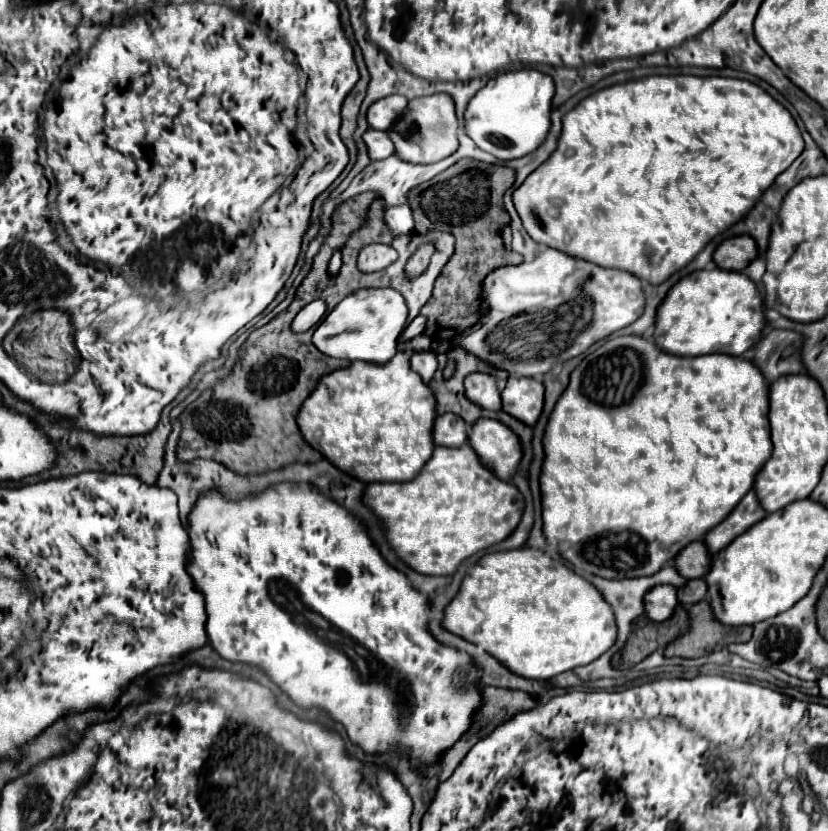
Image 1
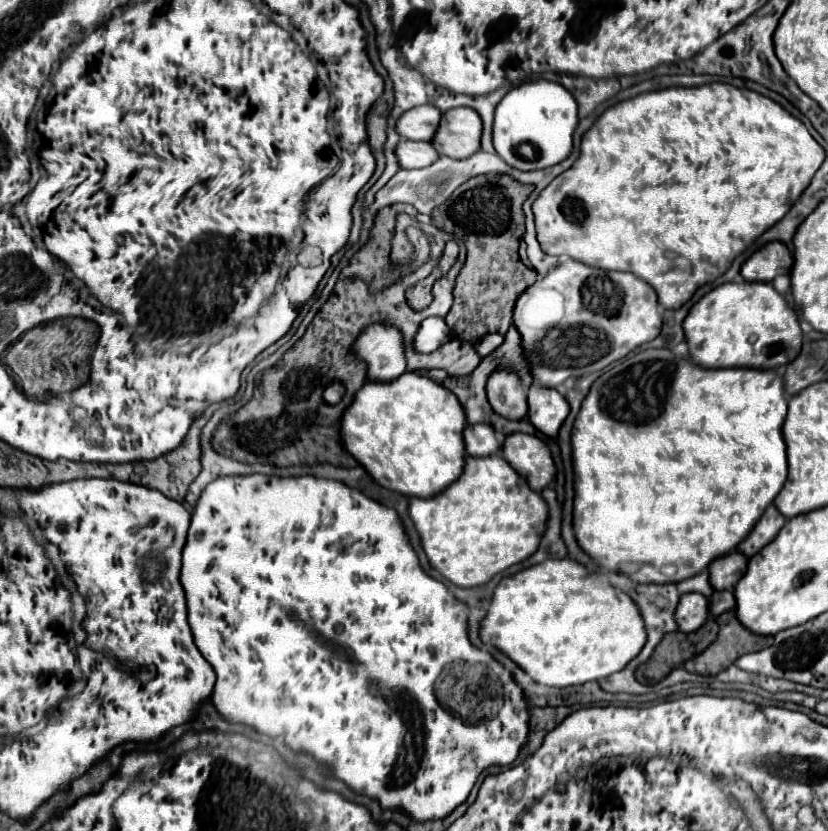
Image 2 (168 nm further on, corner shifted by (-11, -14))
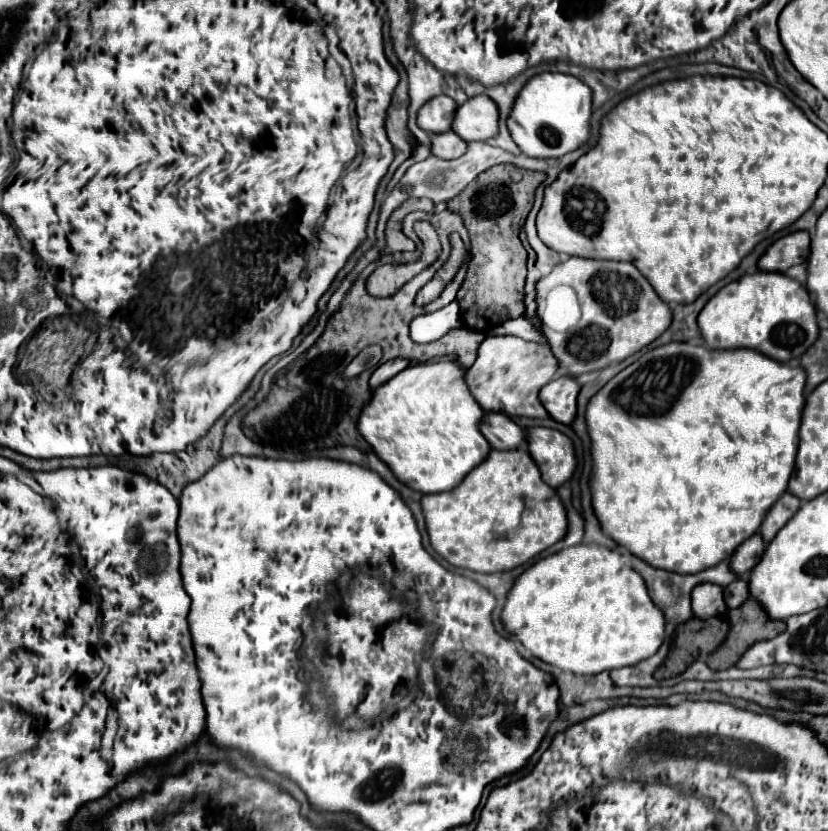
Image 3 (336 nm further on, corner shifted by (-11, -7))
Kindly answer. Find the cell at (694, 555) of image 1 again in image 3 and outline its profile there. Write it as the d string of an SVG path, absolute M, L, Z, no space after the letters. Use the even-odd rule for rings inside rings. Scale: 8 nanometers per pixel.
M755 533L751 539L747 539L745 543L741 543L733 551L733 555L729 559L729 569L733 573L737 573L739 577L745 577L755 567L755 563L761 559L763 549L765 549L763 539L761 539L759 533Z

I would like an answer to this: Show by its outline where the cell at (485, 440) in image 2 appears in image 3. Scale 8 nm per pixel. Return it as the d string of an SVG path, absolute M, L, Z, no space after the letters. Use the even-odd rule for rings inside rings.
M503 413L485 415L479 423L479 431L491 449L517 449L525 445L525 431Z

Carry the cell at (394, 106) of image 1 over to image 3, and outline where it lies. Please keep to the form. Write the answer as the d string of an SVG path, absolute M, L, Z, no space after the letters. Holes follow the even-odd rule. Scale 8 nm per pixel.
M447 95L433 97L419 109L417 125L427 133L445 133L451 129L455 109L457 103L451 97Z

